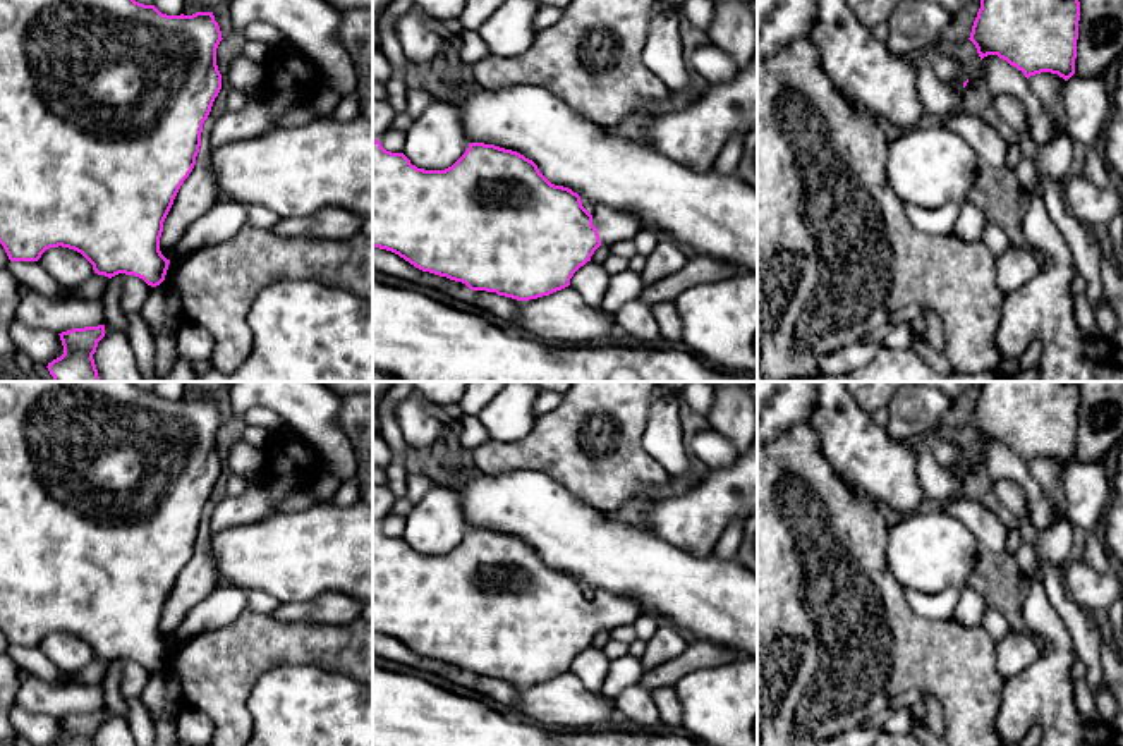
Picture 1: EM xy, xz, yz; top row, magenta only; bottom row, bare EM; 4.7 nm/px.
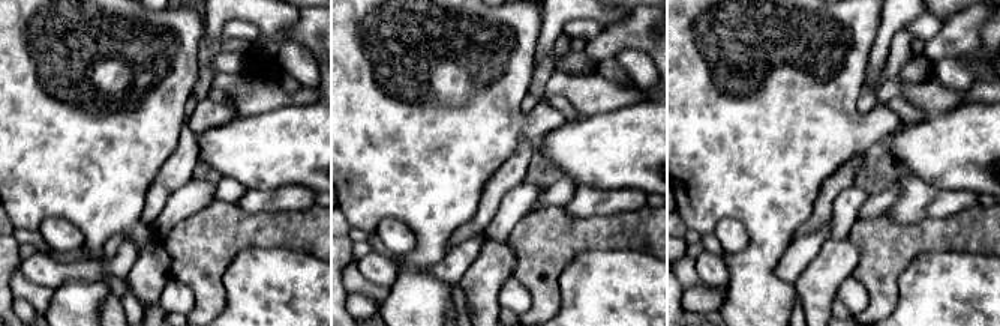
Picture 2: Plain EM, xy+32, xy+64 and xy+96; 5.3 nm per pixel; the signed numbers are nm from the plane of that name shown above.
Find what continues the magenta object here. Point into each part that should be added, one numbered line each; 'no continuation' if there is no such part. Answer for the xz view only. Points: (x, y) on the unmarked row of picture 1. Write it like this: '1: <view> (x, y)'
1: xz (613, 611)

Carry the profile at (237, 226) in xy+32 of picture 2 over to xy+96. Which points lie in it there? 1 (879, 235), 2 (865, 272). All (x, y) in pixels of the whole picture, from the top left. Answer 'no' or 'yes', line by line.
1: yes
2: yes

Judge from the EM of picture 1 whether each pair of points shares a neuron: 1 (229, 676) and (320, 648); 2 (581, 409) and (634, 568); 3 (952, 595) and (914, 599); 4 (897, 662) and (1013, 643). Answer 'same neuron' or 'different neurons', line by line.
1: same neuron
2: different neurons
3: same neuron
4: different neurons

